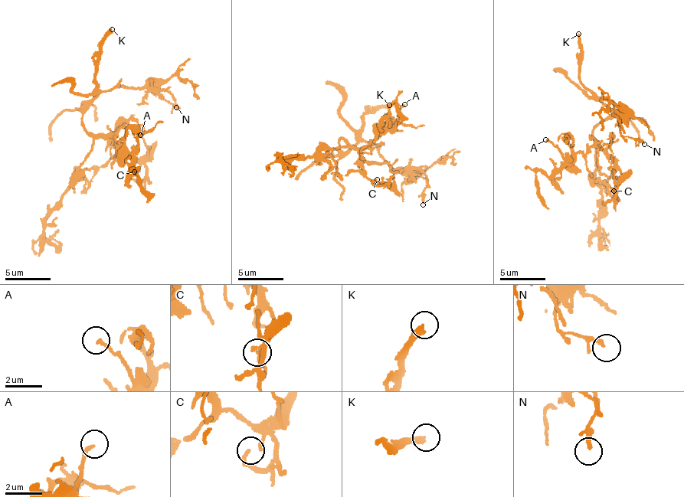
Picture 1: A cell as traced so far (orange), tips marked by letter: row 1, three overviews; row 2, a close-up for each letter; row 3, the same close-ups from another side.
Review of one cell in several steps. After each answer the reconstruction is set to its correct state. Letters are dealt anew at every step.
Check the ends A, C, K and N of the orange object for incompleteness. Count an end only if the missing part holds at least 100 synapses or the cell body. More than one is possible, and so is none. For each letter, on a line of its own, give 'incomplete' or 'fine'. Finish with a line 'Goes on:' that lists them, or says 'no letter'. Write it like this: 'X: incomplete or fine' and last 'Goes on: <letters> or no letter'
A: fine
C: fine
K: fine
N: fine
Goes on: no letter

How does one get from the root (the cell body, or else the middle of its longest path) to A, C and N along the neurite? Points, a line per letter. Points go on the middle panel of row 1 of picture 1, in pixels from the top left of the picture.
A: (338, 144), (343, 138), (353, 147), (366, 147), (397, 120), (399, 109), (404, 104)
C: (338, 144), (343, 138), (351, 144), (369, 179), (387, 185), (388, 184), (375, 186), (373, 183), (377, 179)
N: (338, 144), (347, 153), (361, 141), (370, 141), (394, 168), (410, 169), (423, 174), (427, 181), (423, 204)

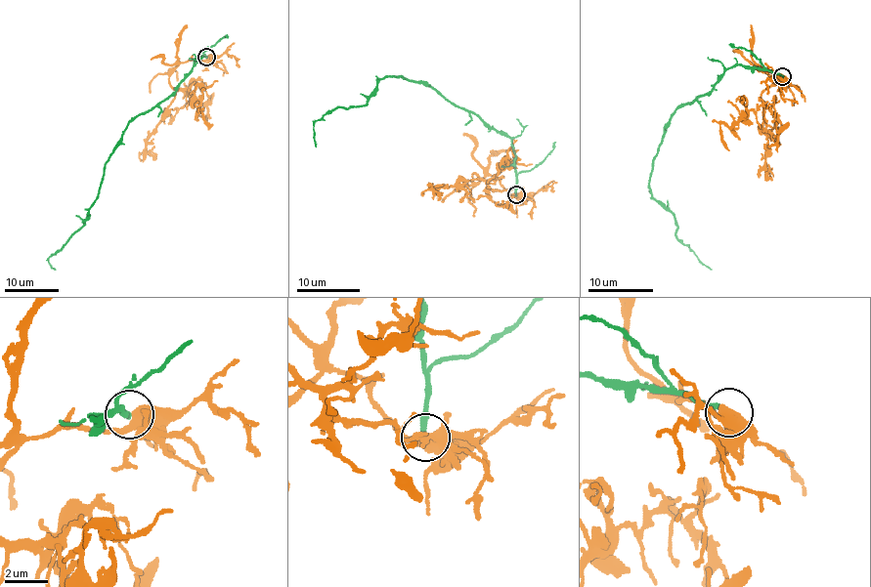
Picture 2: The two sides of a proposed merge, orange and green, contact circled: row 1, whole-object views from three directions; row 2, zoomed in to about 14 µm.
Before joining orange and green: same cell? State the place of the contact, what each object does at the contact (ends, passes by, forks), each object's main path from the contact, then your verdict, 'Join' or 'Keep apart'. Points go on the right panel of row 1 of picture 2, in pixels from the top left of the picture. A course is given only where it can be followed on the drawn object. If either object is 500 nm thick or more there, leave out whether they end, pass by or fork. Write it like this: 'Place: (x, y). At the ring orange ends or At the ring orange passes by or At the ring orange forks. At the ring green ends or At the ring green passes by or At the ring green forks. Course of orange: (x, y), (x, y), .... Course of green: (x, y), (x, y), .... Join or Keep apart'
Place: (782, 76). At the ring orange passes by. At the ring green ends. Course of orange: (782, 76), (780, 79), (766, 72), (775, 83), (761, 95), (767, 135), (766, 164), (770, 179). Course of green: (782, 76), (732, 65), (705, 94), (677, 109), (658, 146), (650, 192), (675, 217), (675, 236), (712, 270). Keep apart

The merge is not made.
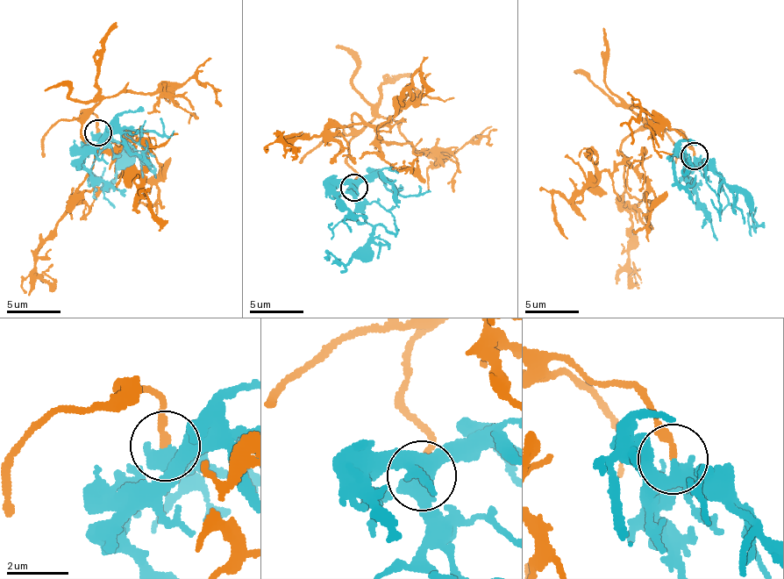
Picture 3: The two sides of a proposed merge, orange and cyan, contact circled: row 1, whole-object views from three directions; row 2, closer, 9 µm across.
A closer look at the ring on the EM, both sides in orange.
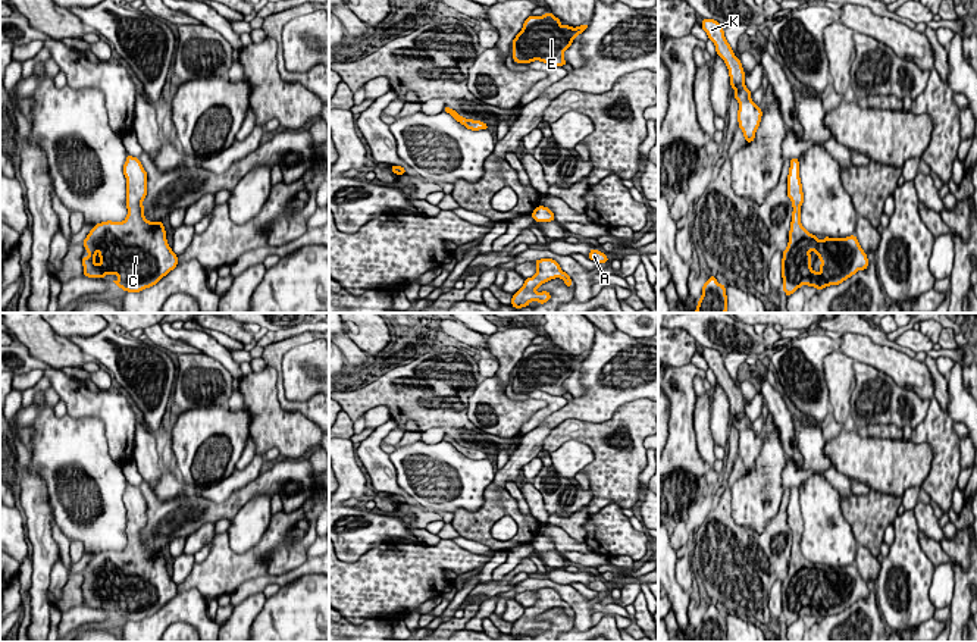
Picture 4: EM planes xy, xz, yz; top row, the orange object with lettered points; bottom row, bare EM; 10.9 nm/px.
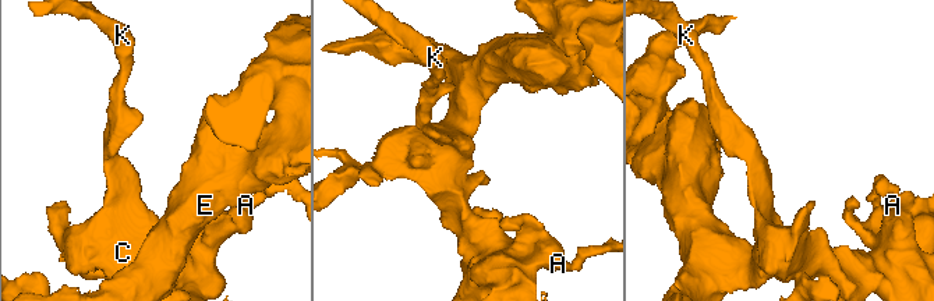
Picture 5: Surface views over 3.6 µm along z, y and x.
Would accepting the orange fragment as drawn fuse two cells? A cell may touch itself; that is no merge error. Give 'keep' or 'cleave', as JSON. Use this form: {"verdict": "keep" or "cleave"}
{"verdict": "keep"}

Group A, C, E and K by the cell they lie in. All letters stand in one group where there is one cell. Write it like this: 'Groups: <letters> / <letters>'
Groups: A C E K

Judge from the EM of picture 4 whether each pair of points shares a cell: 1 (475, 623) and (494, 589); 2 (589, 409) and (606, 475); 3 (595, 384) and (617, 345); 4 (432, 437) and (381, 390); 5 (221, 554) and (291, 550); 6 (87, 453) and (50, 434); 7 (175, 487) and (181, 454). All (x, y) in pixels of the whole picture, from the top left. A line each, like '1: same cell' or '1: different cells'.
1: different cells
2: different cells
3: same cell
4: different cells
5: same cell
6: same cell
7: different cells

